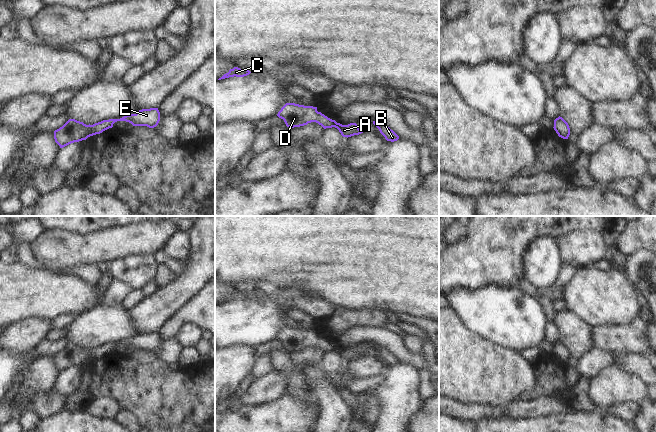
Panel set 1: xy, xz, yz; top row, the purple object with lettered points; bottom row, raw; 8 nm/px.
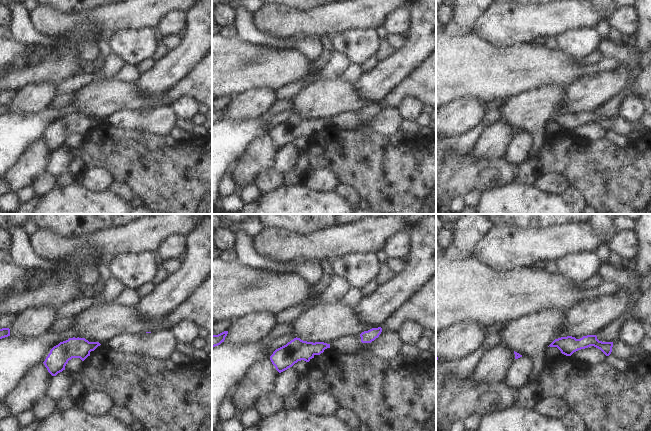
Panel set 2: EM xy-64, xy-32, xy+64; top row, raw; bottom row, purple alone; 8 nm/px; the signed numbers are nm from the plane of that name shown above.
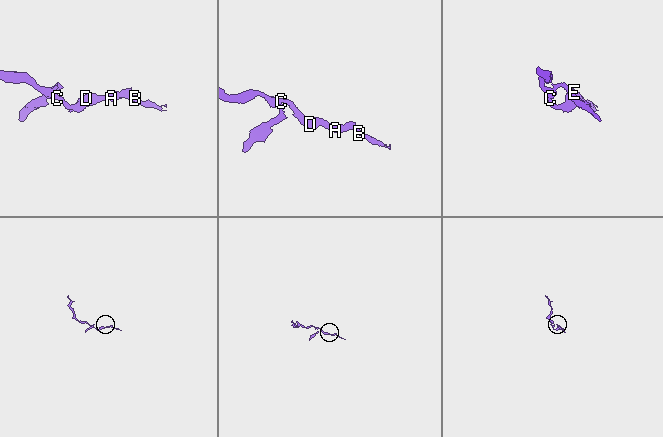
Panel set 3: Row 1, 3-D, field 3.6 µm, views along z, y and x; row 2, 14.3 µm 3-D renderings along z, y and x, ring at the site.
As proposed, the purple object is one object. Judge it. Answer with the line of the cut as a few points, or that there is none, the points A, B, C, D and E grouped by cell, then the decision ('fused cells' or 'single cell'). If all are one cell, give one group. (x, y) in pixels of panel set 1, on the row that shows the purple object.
cut none; groups A B C D E; single cell

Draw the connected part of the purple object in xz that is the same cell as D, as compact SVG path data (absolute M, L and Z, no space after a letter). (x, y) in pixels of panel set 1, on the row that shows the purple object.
M286 103L277 116L284 120L289 128L300 127L311 122L316 122L324 129L335 127L343 137L351 137L363 133L356 123L342 125L317 111L317 107L304 106L295 103Z

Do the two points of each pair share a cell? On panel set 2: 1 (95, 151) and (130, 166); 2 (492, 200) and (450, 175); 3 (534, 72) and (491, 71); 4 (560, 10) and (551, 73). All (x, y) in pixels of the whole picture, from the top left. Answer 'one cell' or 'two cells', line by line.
1: one cell
2: two cells
3: one cell
4: two cells

